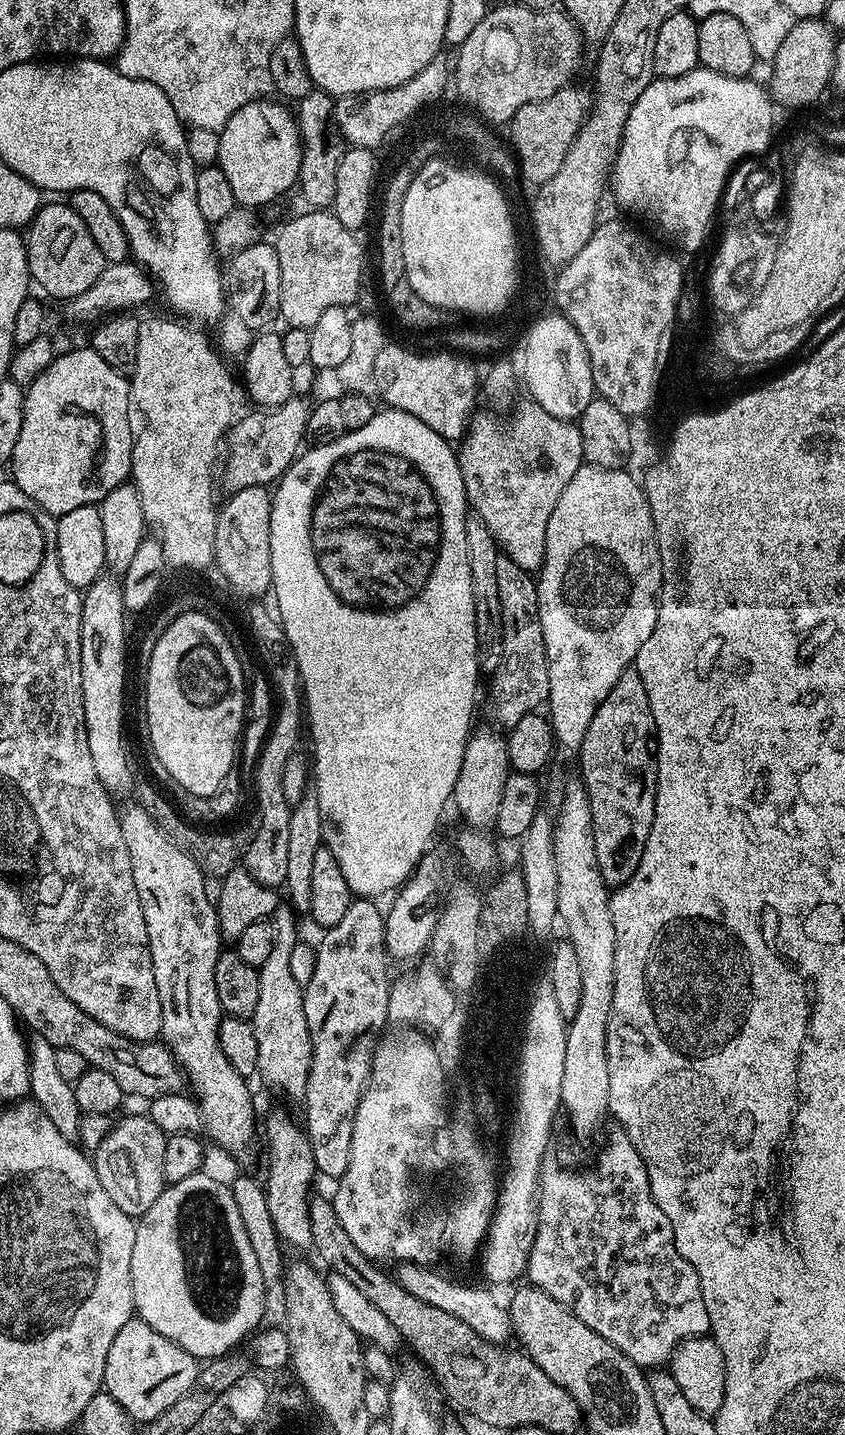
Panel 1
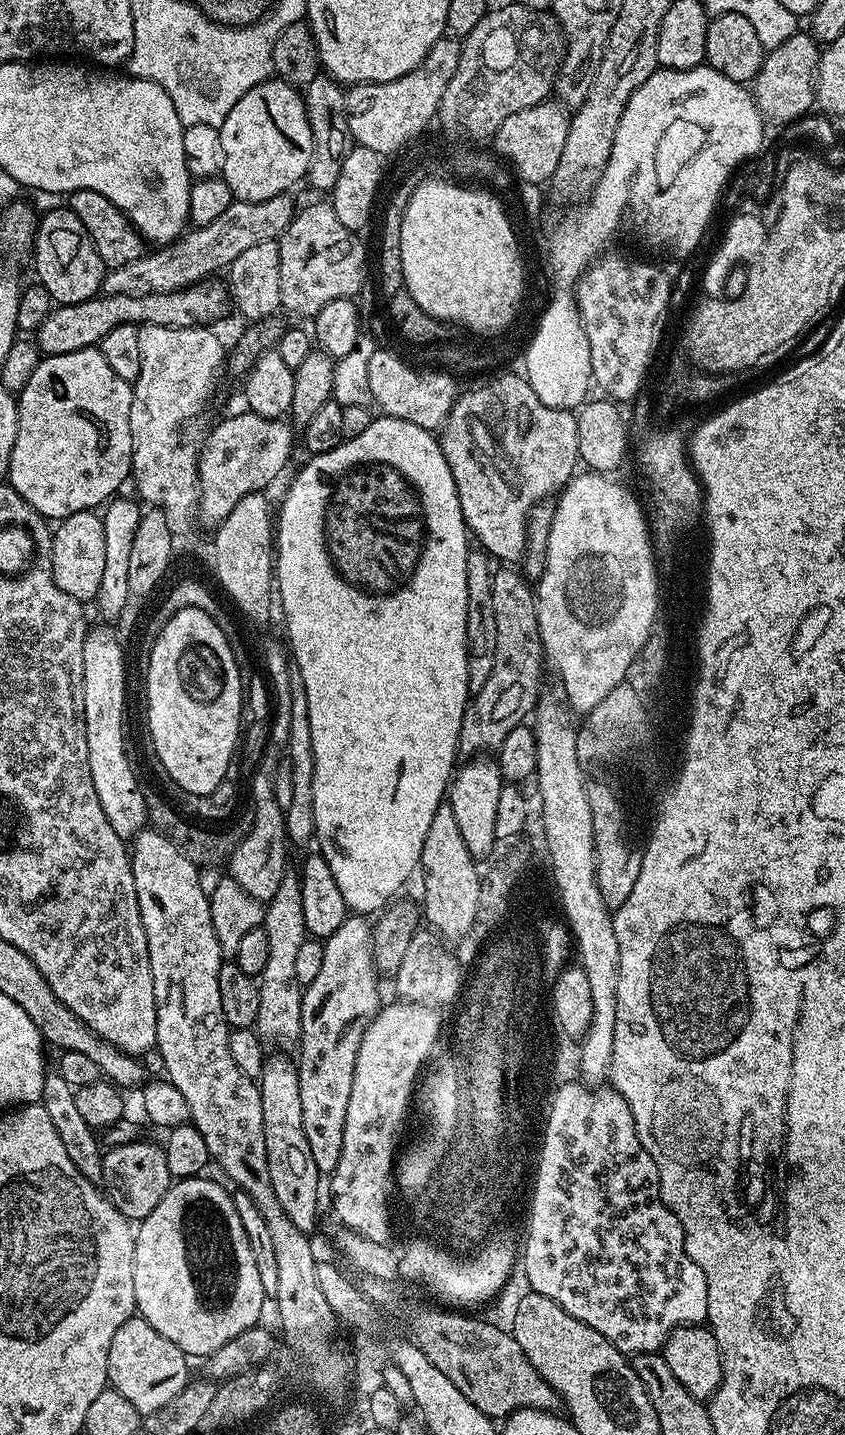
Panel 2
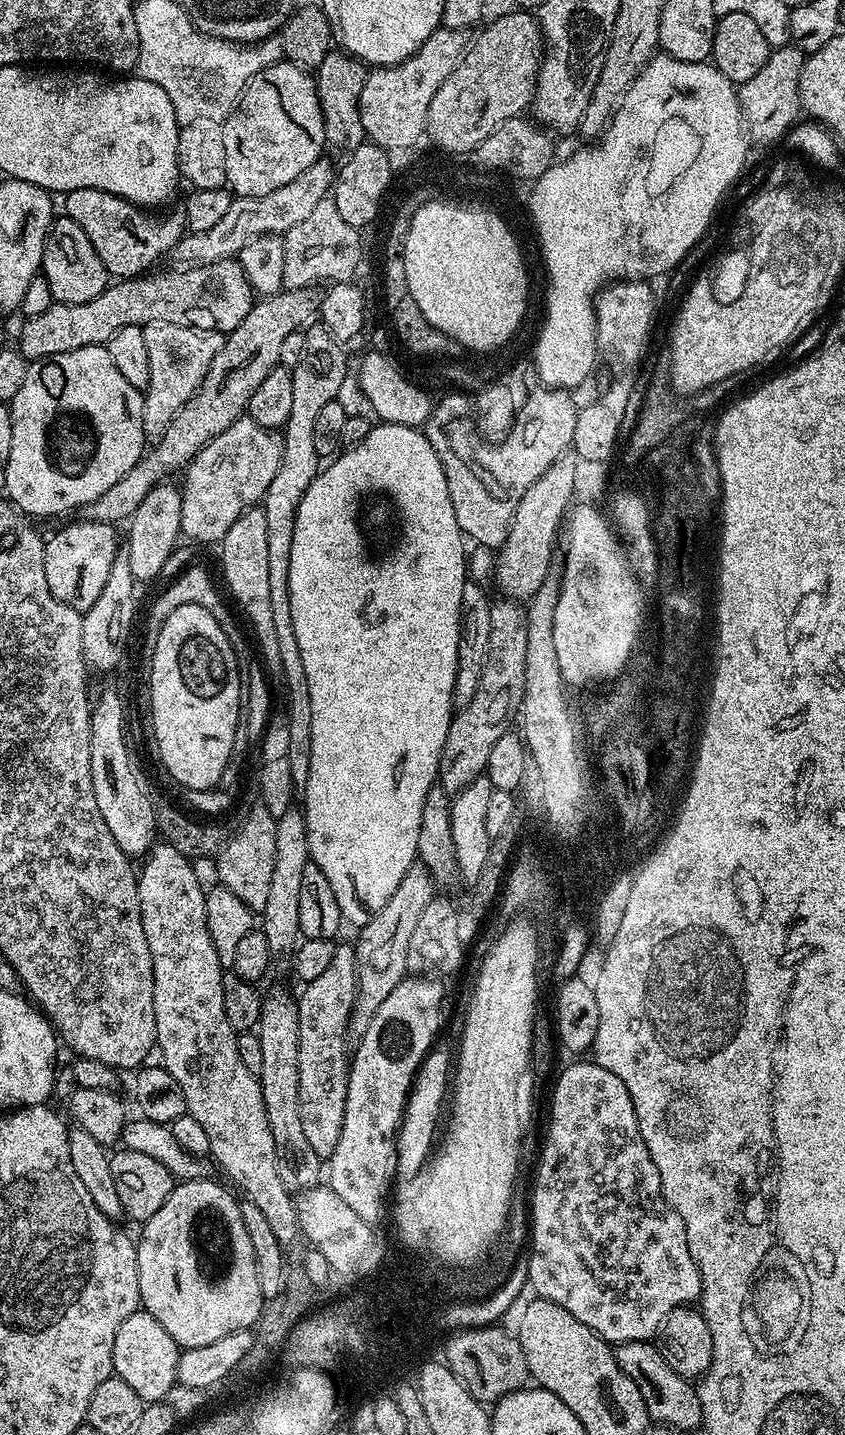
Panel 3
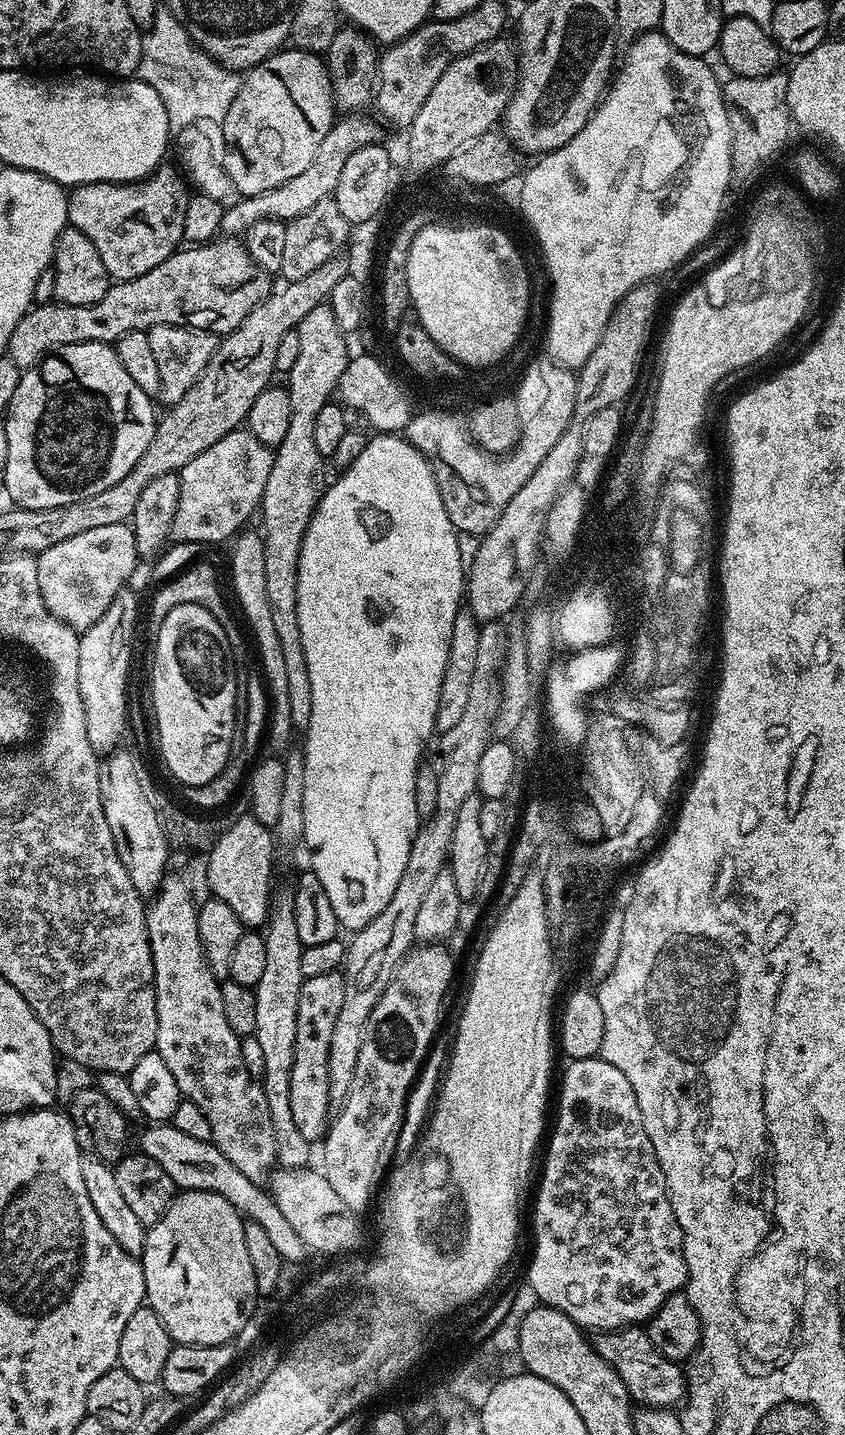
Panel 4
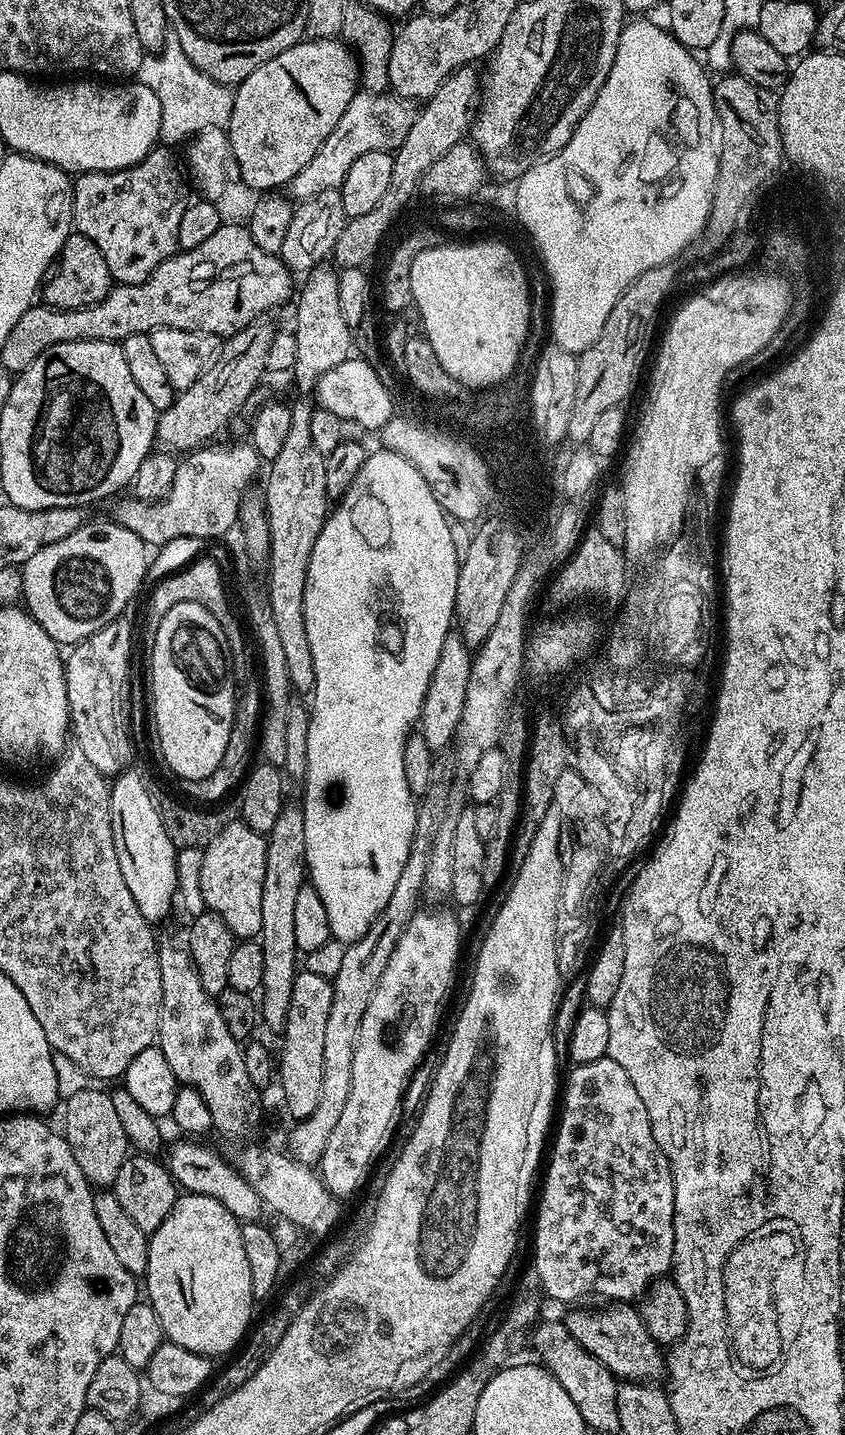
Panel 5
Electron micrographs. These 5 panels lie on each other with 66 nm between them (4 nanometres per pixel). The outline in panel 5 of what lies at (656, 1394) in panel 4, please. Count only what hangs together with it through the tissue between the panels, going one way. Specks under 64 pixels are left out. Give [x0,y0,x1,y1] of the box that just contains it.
[562,1302,666,1382]

